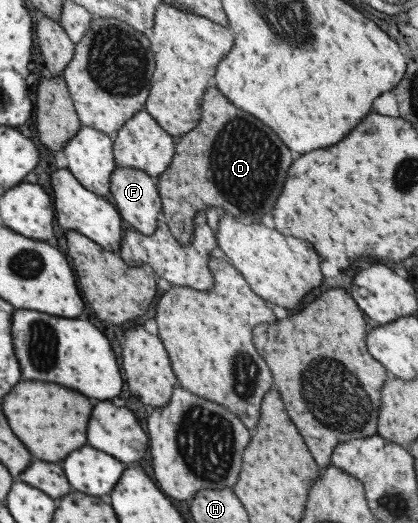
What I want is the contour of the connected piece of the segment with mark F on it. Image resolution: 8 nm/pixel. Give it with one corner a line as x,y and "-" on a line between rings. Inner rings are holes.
116,166
109,174
109,200
115,206
125,226
139,231
143,235
151,235
157,220
161,216
161,201
155,179
147,173
133,167

